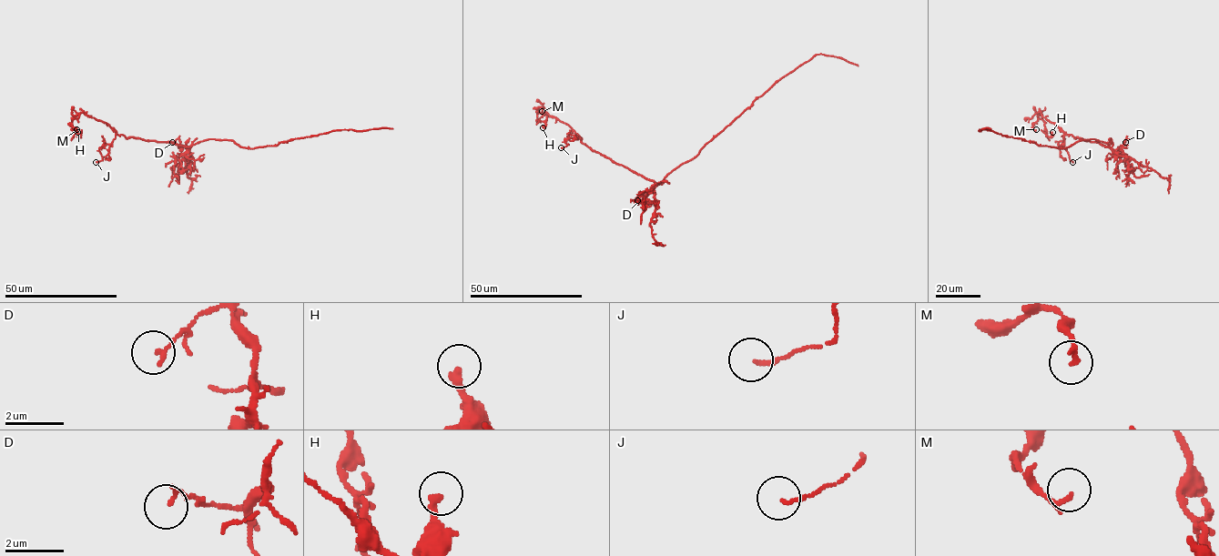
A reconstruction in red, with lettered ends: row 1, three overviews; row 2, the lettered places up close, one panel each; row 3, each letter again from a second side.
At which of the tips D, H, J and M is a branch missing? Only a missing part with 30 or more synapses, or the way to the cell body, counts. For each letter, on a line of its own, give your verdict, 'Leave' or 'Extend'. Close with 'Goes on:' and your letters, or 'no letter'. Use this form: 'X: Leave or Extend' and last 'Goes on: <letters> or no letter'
D: Leave
H: Leave
J: Leave
M: Leave
Goes on: no letter

